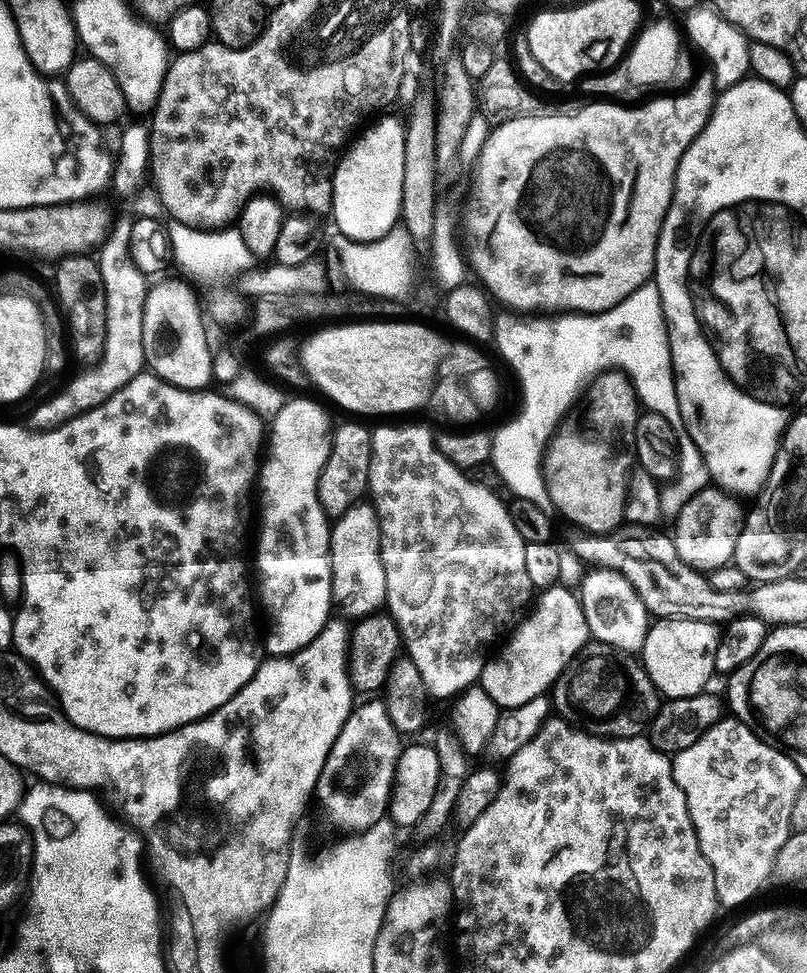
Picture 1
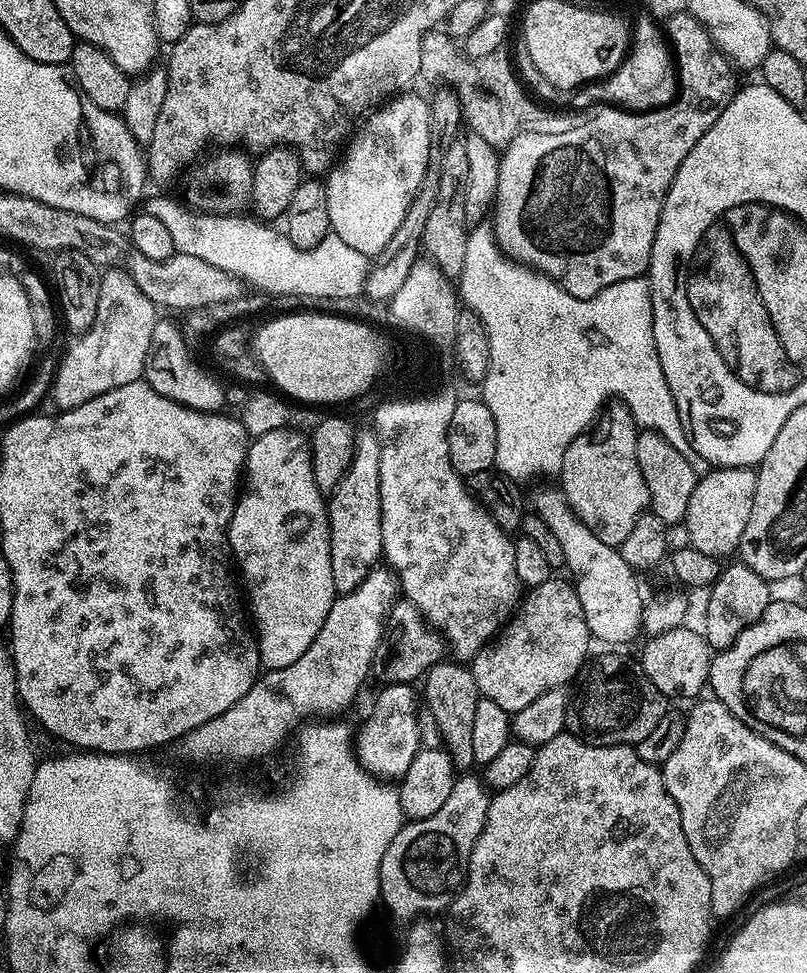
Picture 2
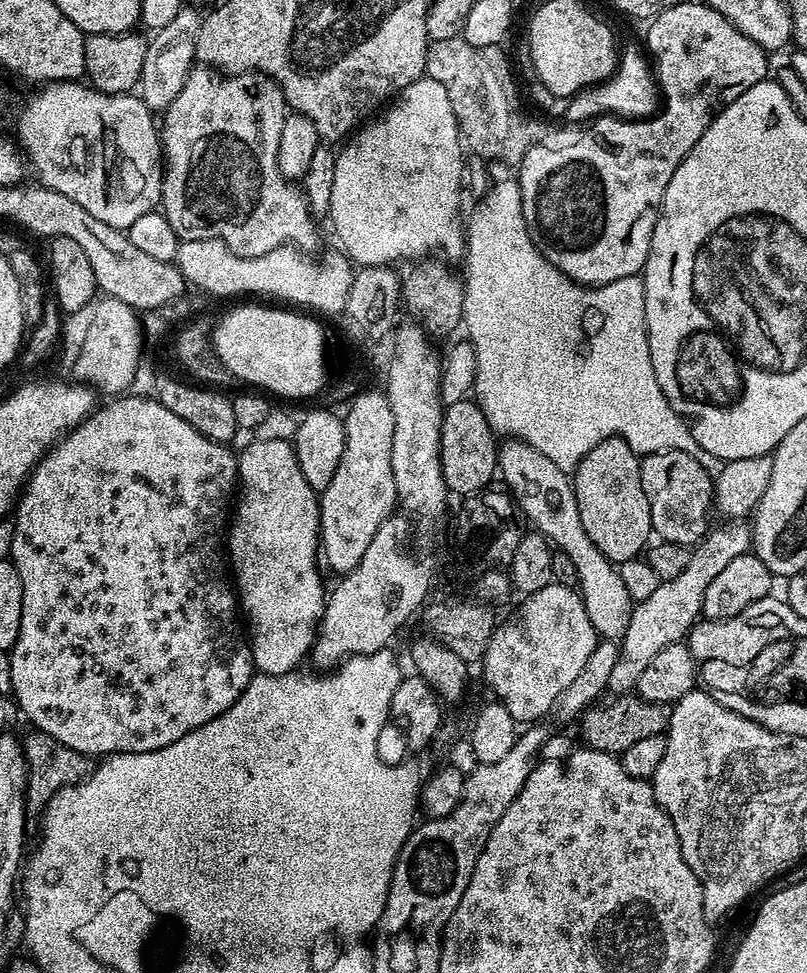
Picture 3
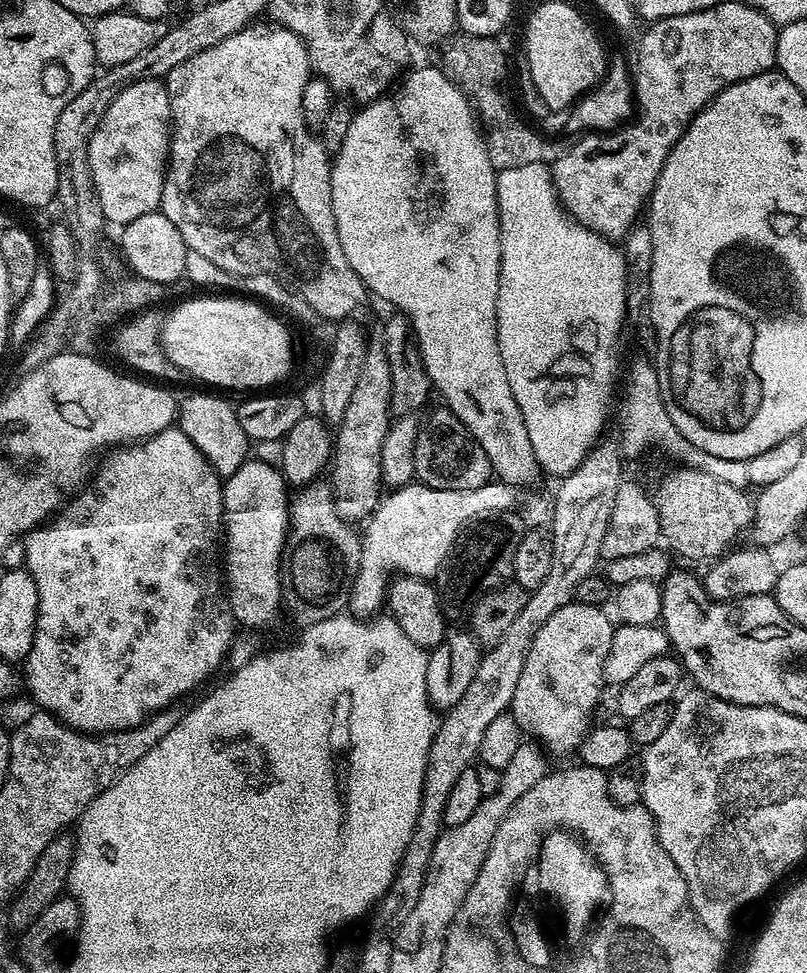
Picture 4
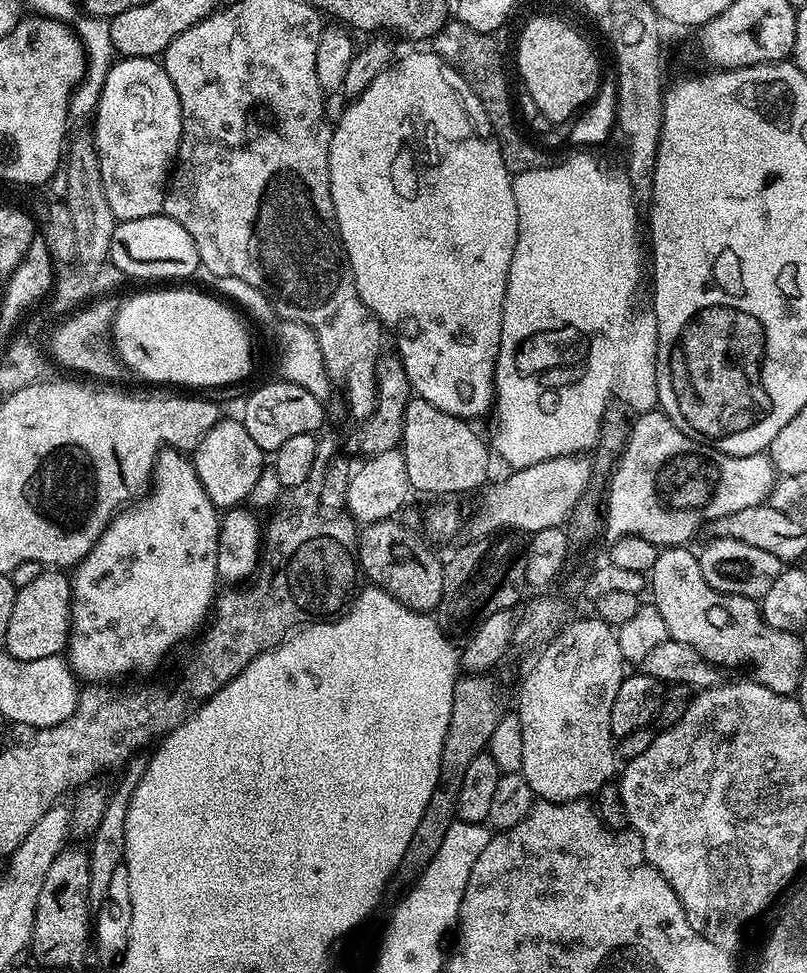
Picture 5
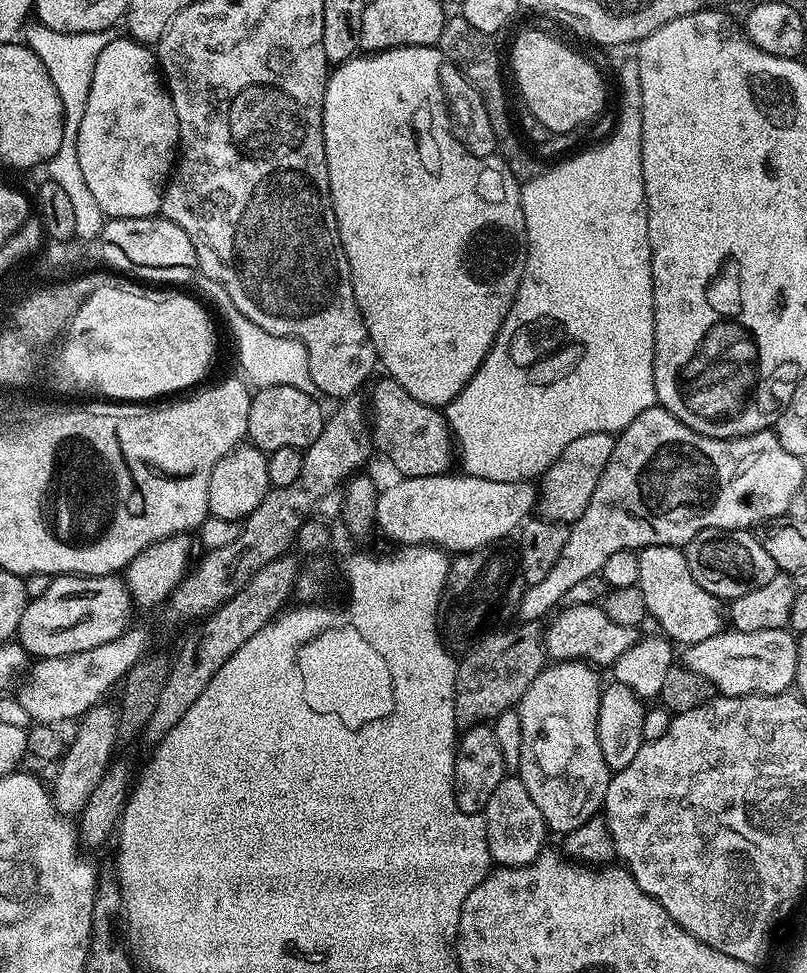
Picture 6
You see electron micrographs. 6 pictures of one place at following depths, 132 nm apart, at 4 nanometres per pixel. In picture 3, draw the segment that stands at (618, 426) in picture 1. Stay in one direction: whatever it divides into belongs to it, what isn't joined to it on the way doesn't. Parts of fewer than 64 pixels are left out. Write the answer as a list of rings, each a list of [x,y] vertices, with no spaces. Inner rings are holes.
[[[607,436],[581,458],[570,476],[582,526],[586,526],[586,534],[590,534],[590,542],[594,542],[594,546],[602,550],[604,557],[613,562],[635,559],[645,549],[644,542],[648,536],[653,535],[650,502],[646,502],[646,490],[642,490],[640,462],[641,457],[621,436]]]

